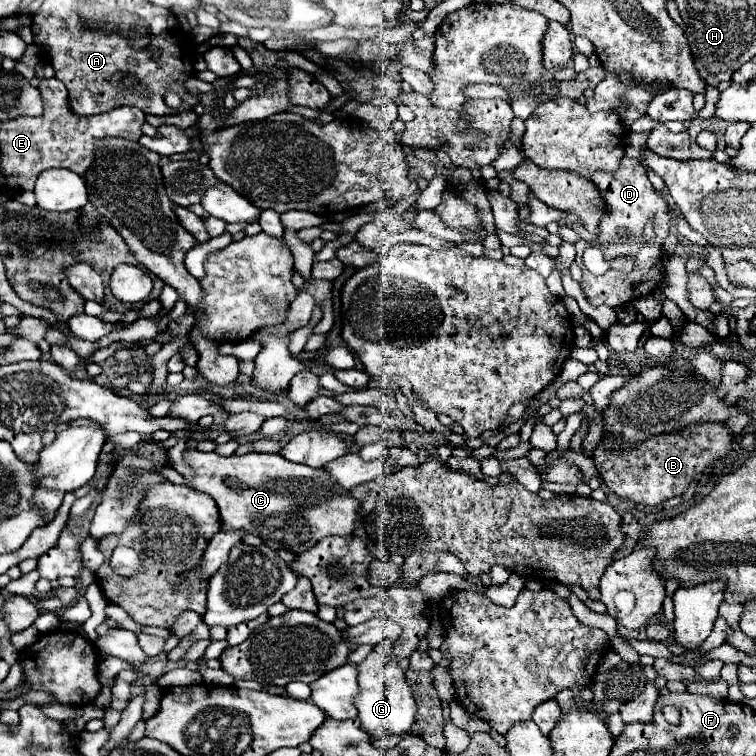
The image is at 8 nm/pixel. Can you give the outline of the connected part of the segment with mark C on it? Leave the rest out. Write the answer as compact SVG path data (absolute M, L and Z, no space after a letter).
M186 448L182 456L196 472L186 484L216 500L222 524L260 536L272 550L284 548L298 554L316 546L326 536L350 536L354 530L360 502L336 486L322 468L294 464L280 454L220 456Z

